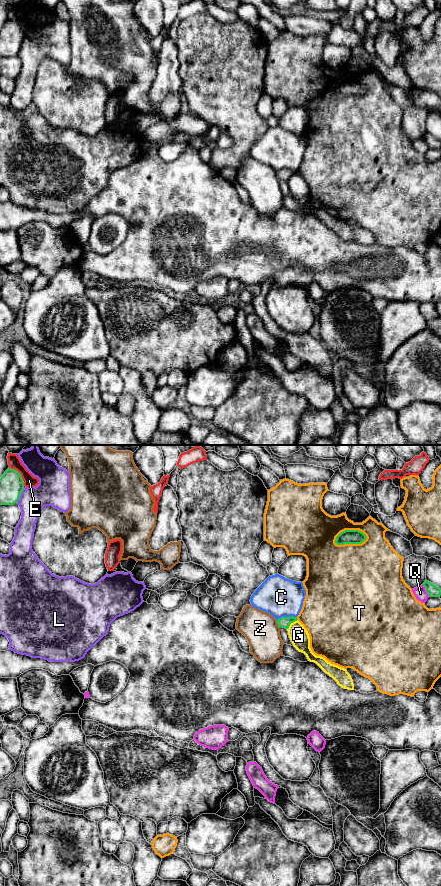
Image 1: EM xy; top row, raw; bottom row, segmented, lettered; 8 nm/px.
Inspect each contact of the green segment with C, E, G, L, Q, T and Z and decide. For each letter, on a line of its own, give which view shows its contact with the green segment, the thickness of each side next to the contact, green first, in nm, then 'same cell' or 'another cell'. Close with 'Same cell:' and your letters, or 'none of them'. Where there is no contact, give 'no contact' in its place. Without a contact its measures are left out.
C: contact in xy; calibres 90 and 320 nm; another cell
E: contact in xy; calibres 190 and 110 nm; another cell
G: contact in xy; calibres 90 and 150 nm; another cell
L: contact in xy; calibres 190 and 240 nm; another cell
Q: contact in xy; calibres 100 and 100 nm; another cell
T: contact in xy; calibres 110 and 500 nm; another cell
Z: contact in xy; calibres 90 and 280 nm; another cell
Same cell: none of them

